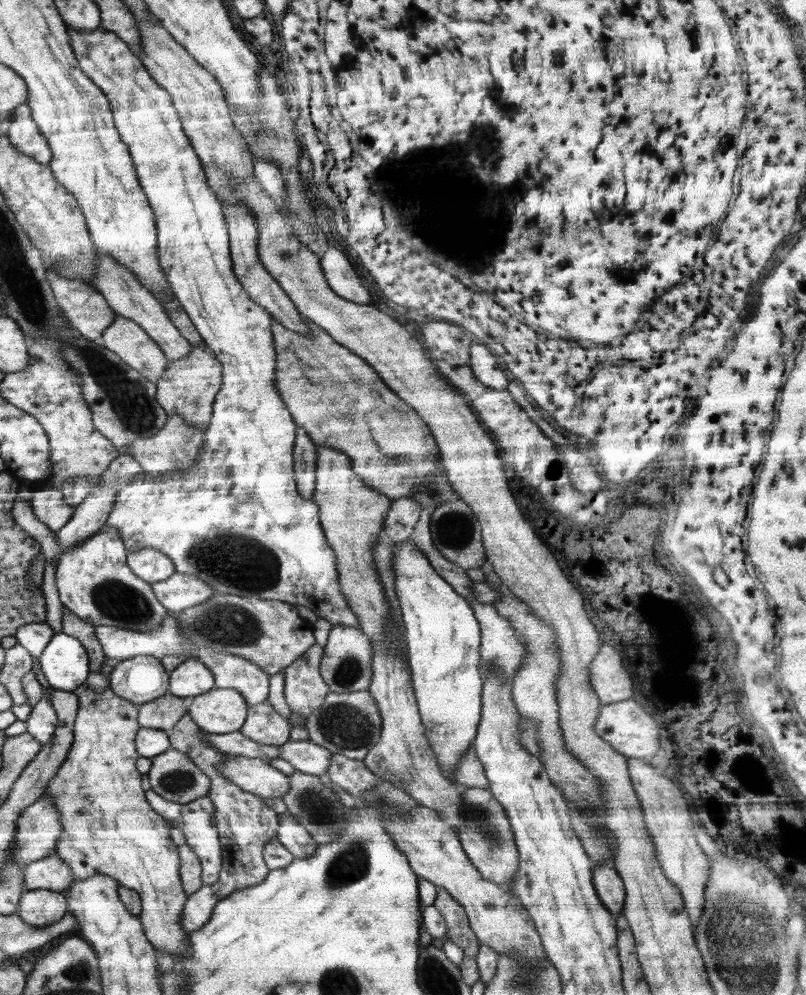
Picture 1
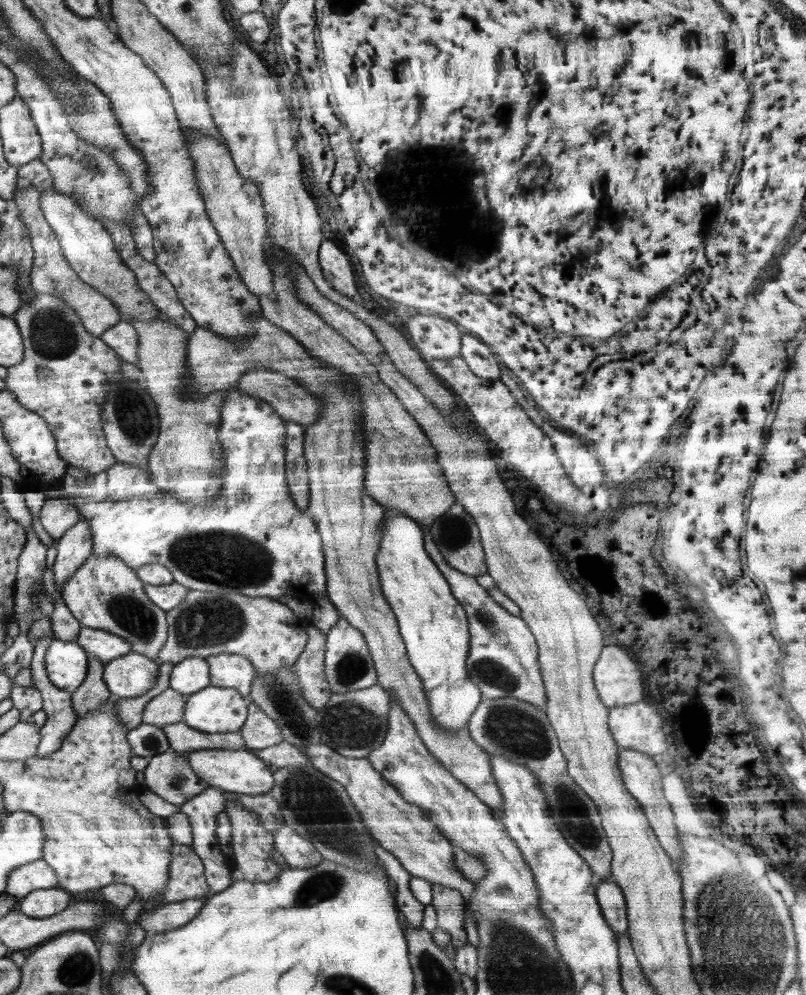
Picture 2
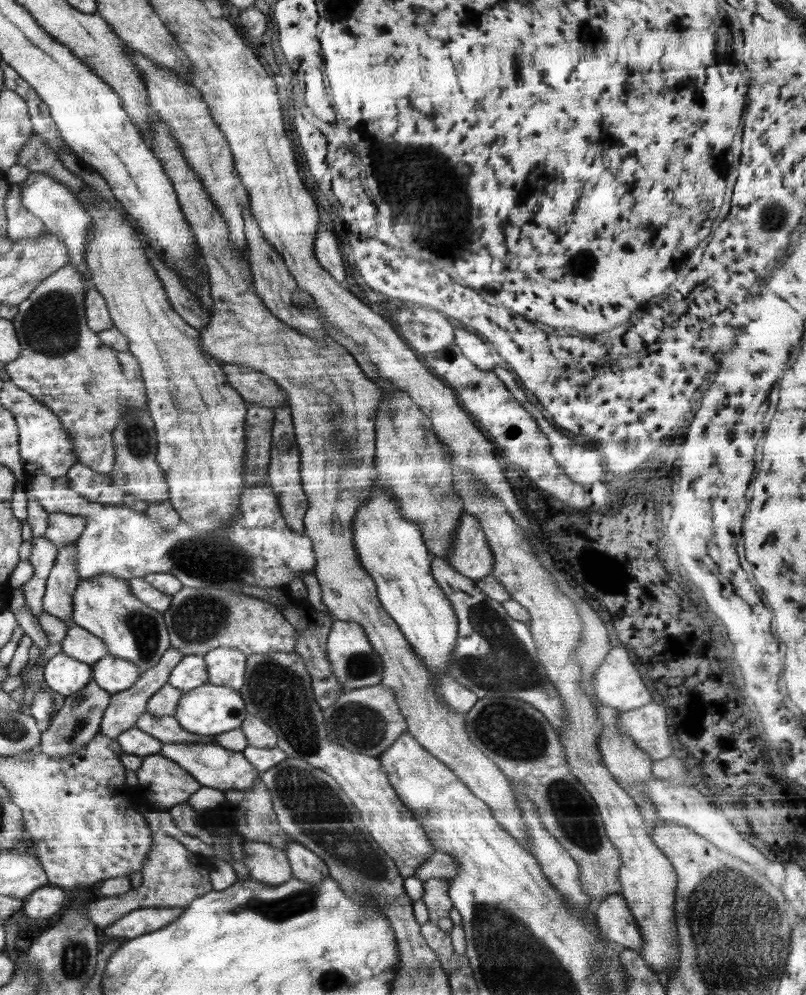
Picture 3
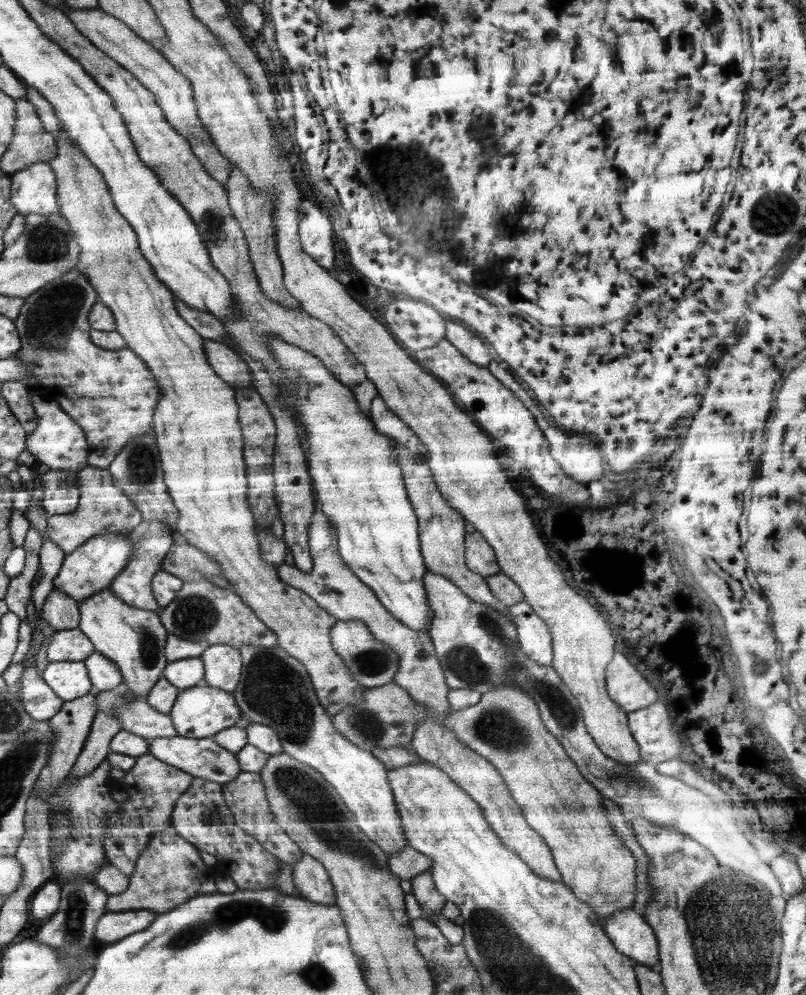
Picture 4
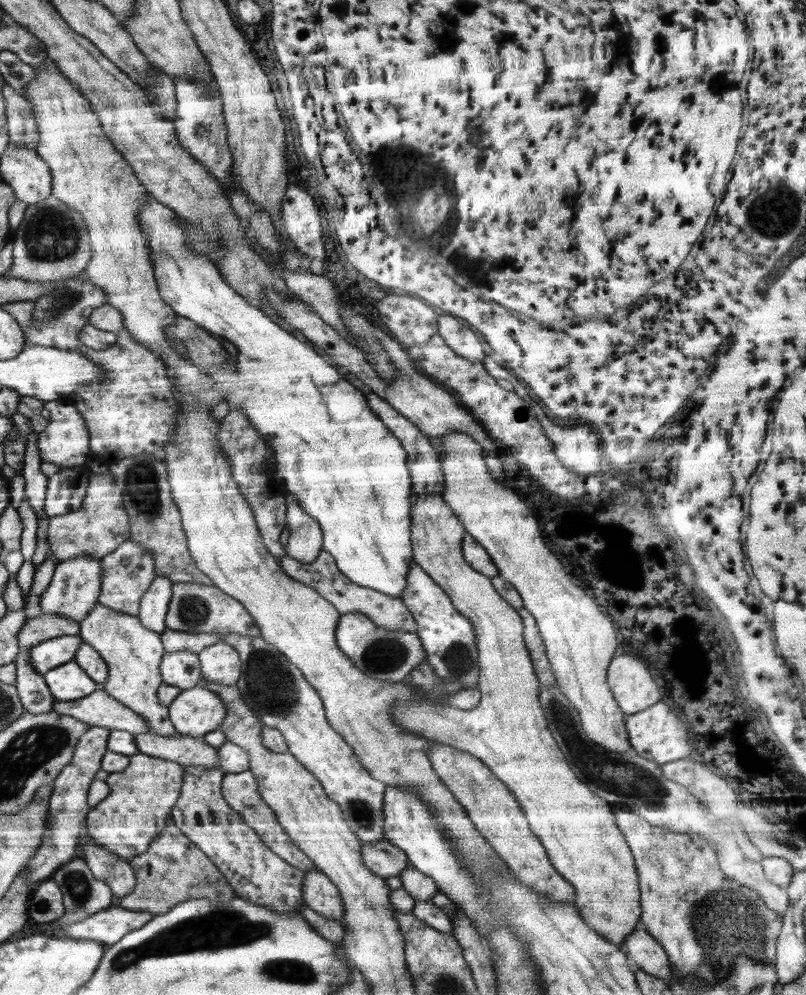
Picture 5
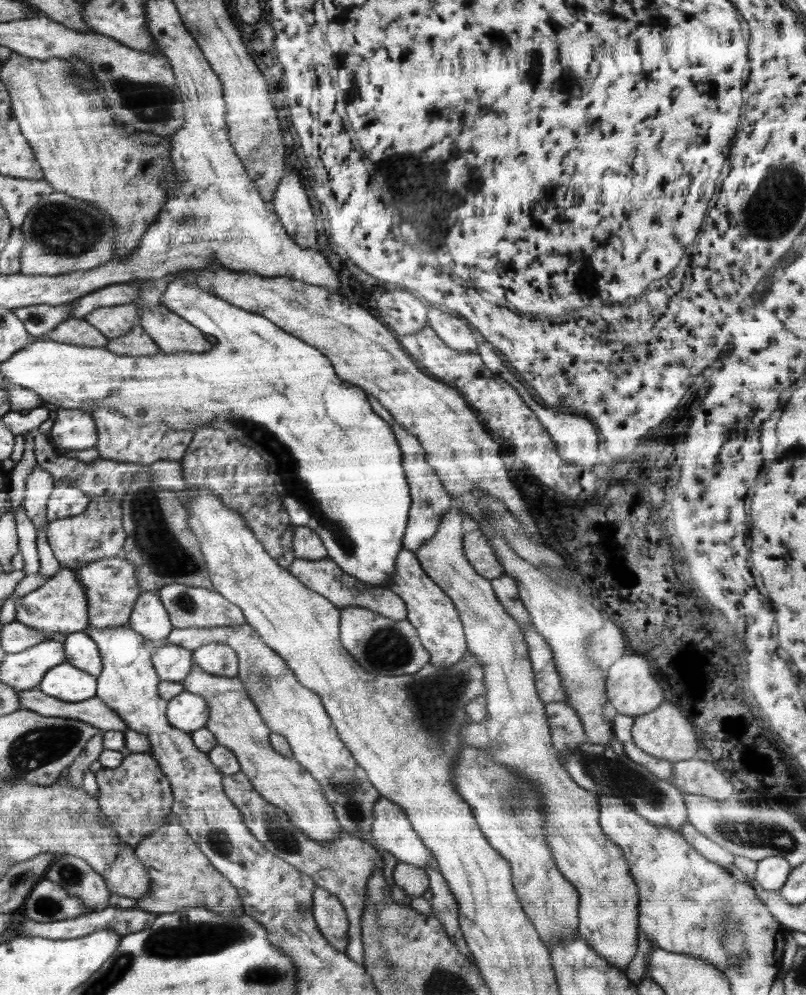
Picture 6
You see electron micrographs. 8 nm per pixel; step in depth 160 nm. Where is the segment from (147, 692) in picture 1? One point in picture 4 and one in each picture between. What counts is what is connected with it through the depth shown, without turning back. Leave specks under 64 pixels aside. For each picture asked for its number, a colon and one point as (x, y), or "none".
2: (134, 674)
3: (113, 674)
4: (105, 675)

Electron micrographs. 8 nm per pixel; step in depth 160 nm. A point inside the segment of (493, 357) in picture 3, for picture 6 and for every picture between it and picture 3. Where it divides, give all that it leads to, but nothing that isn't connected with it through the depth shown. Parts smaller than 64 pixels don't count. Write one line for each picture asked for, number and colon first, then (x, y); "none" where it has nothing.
4: (469, 344)
5: (461, 338)
6: (453, 331)

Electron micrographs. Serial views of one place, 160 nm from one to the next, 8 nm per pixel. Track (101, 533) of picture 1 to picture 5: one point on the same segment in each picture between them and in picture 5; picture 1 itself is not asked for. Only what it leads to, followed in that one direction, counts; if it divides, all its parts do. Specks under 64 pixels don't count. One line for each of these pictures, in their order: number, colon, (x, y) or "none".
2: (105, 593)
3: (103, 604)
4: (136, 639)
5: (133, 653)

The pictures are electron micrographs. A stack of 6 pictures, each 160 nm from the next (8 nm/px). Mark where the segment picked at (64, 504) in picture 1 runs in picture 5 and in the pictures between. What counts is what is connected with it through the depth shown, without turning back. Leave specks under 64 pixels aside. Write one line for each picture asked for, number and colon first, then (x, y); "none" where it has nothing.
2: (57, 515)
3: (63, 529)
4: (103, 505)
5: (104, 524)

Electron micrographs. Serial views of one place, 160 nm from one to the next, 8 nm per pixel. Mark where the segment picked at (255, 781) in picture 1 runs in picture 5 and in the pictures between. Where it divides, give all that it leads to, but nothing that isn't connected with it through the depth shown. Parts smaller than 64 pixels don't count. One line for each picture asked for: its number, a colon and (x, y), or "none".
2: (234, 771)
3: (213, 766)
4: (203, 758)
5: (183, 749)

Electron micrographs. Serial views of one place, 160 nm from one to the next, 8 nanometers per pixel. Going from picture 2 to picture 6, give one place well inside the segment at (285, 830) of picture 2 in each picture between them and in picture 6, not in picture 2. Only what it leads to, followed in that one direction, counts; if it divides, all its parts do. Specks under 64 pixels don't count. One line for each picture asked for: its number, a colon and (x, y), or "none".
3: (308, 867)
4: (310, 877)
5: (319, 893)
6: (331, 918)

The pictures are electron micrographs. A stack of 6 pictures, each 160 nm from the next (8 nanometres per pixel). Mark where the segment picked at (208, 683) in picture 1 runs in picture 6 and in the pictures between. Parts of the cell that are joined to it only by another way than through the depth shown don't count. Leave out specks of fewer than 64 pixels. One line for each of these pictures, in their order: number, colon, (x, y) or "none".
2: (192, 674)
3: (191, 672)
4: (184, 673)
5: (182, 668)
6: (173, 662)

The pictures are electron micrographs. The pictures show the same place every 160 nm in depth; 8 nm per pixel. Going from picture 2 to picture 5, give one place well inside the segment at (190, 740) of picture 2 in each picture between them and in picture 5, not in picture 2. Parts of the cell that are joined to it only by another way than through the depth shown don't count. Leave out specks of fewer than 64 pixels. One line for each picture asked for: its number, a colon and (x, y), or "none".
3: (166, 729)
4: (137, 717)
5: (99, 709)

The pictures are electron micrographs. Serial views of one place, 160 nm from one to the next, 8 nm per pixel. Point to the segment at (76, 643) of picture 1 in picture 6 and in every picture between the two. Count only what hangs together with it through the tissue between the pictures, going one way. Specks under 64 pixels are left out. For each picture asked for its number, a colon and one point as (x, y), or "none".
2: (67, 662)
3: (64, 674)
4: (68, 679)
5: (68, 682)
6: (68, 683)

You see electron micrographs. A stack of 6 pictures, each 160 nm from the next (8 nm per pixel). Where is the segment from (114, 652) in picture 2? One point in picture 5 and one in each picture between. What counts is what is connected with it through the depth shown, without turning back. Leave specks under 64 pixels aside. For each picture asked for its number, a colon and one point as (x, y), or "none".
3: (79, 643)
4: (67, 645)
5: (49, 654)

